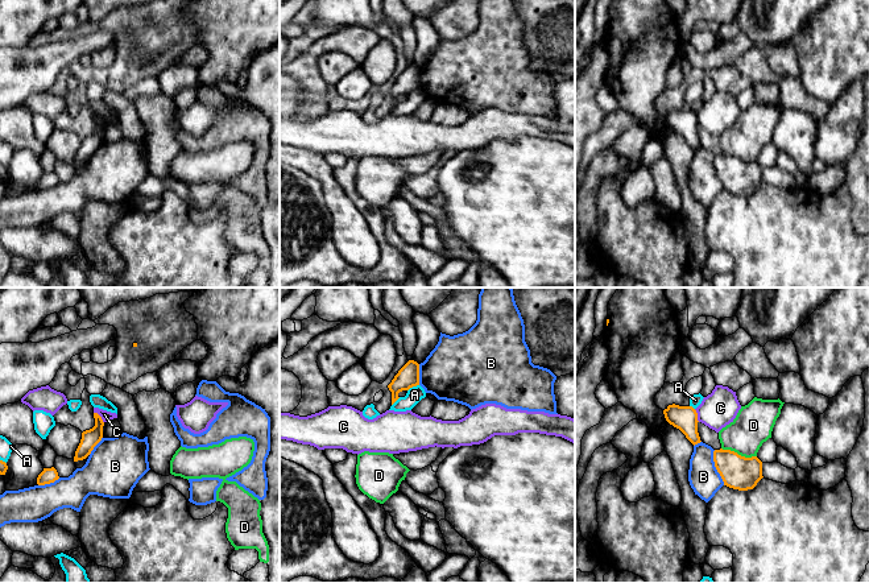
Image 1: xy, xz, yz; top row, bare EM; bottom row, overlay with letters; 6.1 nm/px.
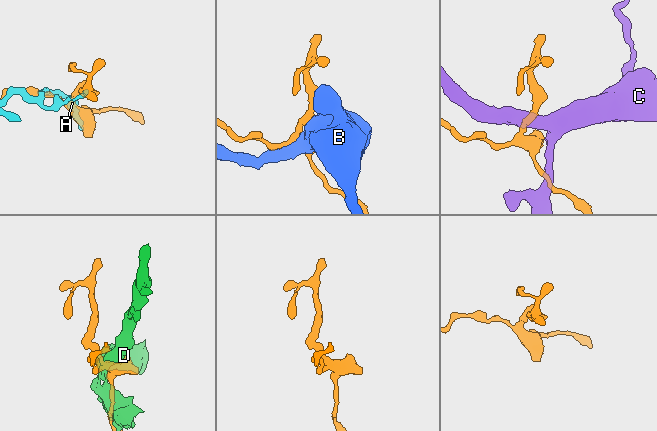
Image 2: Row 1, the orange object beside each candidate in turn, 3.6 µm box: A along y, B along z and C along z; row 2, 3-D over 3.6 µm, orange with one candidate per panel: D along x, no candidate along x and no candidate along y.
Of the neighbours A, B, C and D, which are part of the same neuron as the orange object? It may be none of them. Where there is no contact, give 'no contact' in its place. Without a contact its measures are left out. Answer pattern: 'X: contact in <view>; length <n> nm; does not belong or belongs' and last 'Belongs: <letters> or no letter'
A: contact in xz; length 80 nm; does not belong
B: contact in yz; length 220 nm; does not belong
C: contact in xy; length 90 nm; does not belong
D: contact in yz; length 220 nm; does not belong
Belongs: no letter

